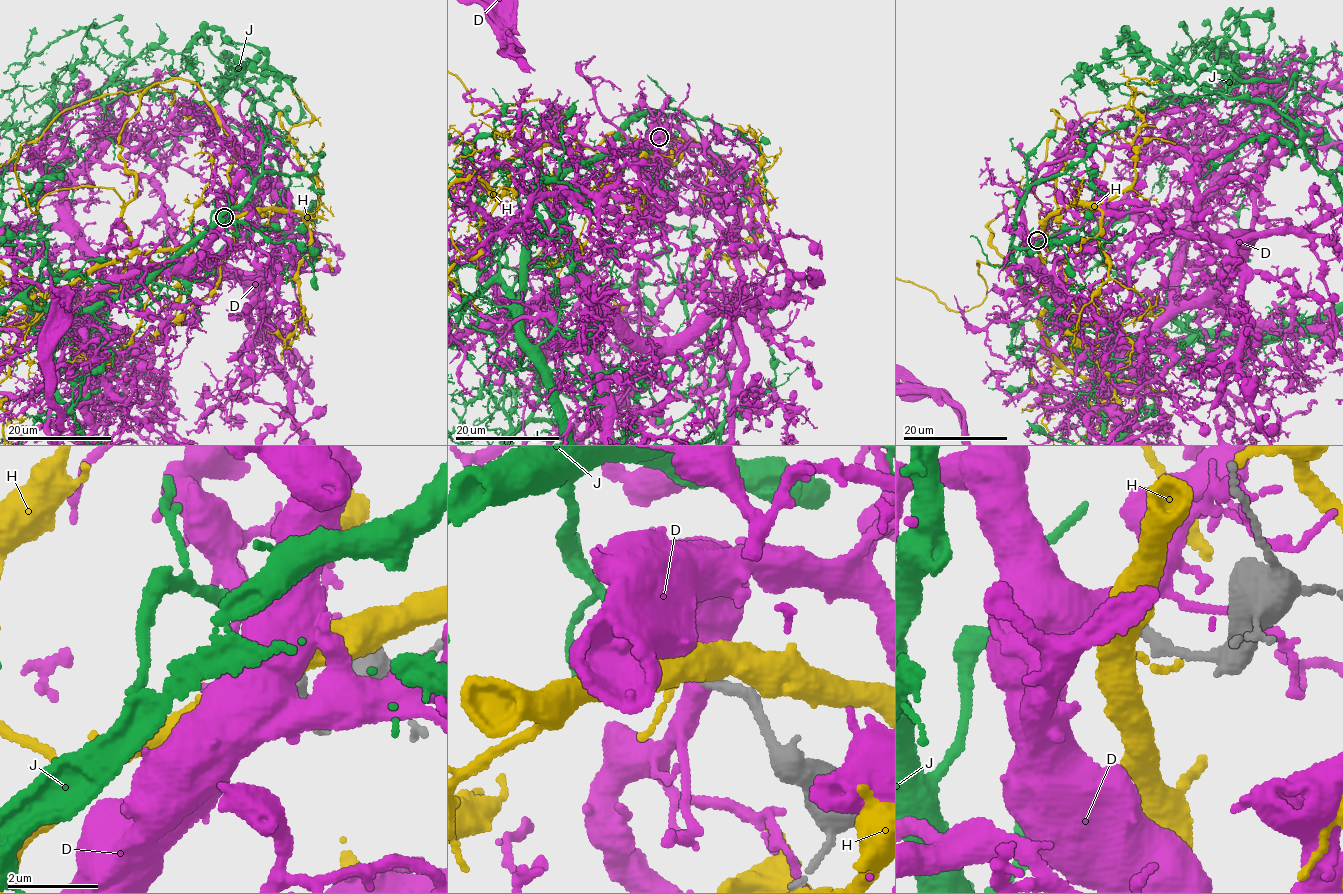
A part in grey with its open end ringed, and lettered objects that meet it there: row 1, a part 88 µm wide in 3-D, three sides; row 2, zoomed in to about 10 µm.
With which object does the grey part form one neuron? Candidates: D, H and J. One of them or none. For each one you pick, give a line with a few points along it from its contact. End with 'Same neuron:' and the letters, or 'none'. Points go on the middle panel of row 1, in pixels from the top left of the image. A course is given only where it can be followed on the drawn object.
Same neuron: J

